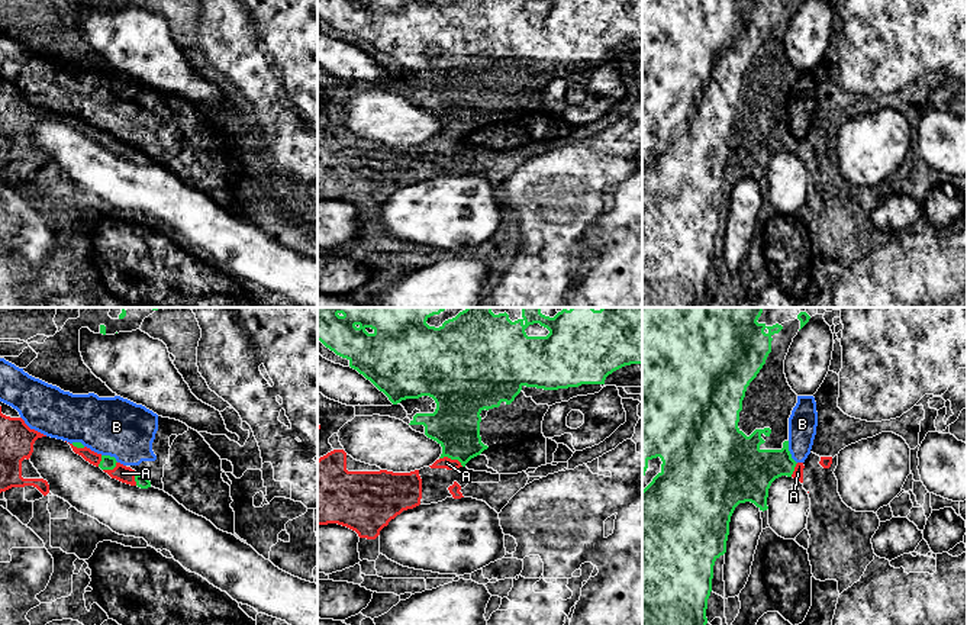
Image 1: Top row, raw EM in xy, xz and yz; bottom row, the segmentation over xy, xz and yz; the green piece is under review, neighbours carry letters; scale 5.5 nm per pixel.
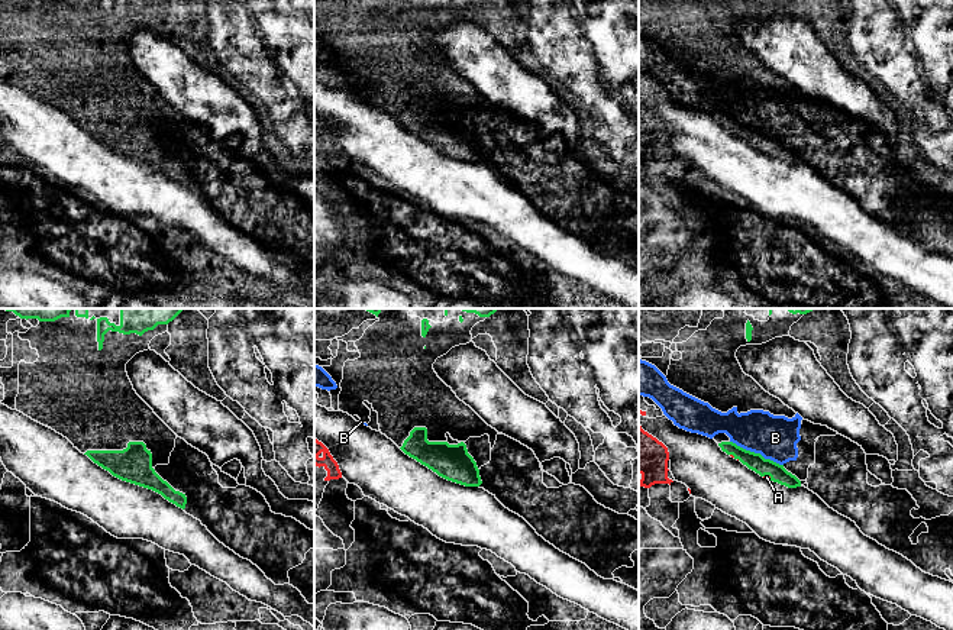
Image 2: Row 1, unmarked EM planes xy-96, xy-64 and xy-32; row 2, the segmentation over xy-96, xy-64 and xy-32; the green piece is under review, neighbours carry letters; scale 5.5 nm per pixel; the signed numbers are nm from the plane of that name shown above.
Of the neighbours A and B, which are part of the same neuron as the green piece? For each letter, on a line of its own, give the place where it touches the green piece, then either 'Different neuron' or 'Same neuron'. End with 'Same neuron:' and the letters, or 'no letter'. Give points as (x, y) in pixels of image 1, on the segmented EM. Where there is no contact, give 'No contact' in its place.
A: Touches green at xz (451, 458). Different neuron
B: Touches green at yz (789, 453). Different neuron
Same neuron: no letter

